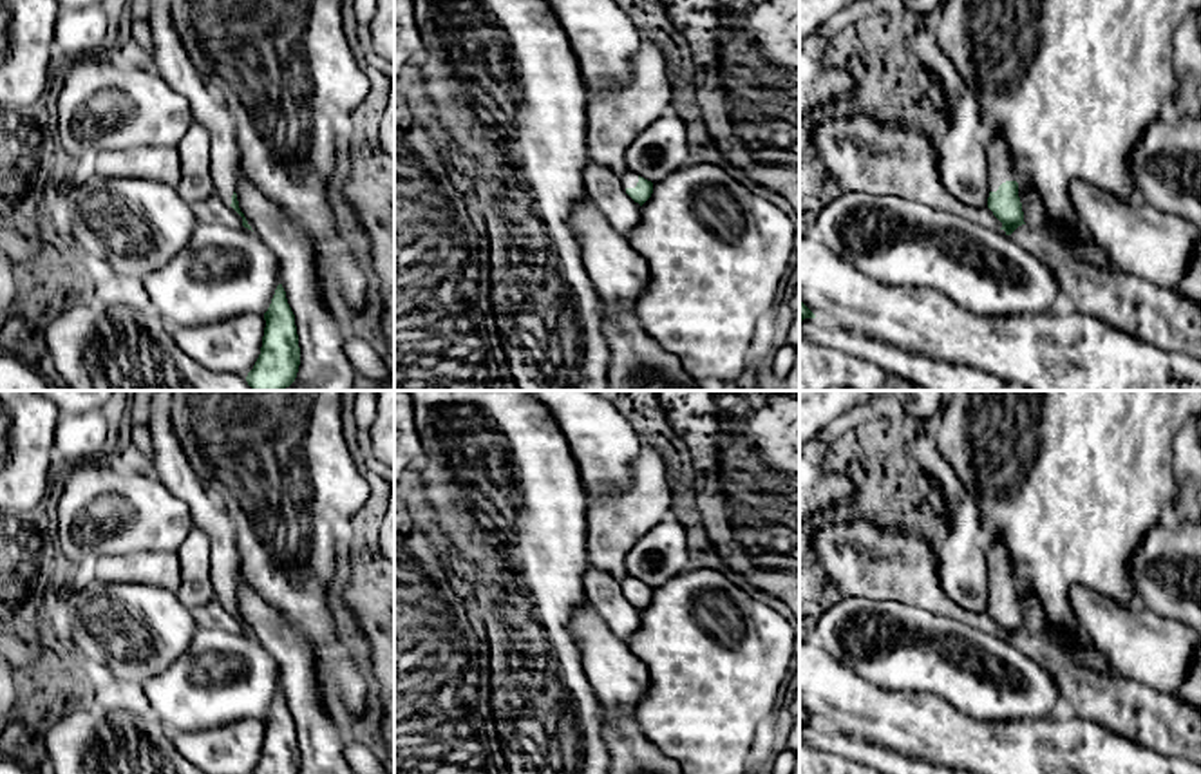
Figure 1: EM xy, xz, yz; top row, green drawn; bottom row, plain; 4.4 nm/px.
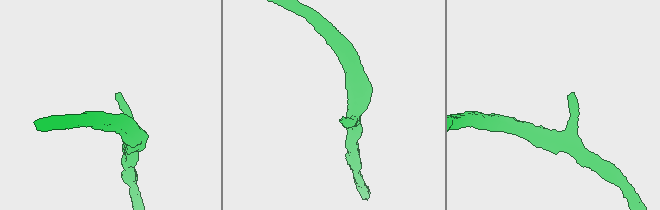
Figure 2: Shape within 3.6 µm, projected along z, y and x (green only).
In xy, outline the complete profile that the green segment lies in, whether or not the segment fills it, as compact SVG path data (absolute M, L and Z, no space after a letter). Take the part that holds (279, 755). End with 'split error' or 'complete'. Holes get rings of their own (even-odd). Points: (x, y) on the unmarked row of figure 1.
M282 689L277 691L264 725L262 752L253 774L298 774L300 752L295 720Z; complete

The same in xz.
M628 575L624 580L620 580L622 591L626 593L626 599L638 608L640 611L651 602L653 599L653 588L640 582L637 577Z; split error

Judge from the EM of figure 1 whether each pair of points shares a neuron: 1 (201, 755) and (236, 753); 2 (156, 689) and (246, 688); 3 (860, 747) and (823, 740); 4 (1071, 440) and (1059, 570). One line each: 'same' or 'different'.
1: same
2: same
3: same
4: same

